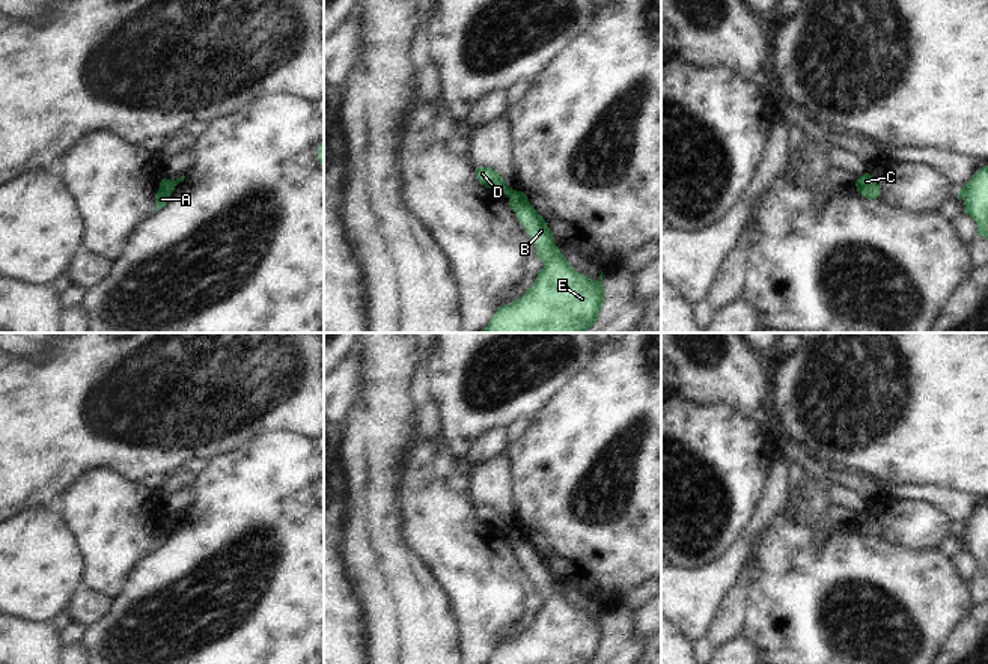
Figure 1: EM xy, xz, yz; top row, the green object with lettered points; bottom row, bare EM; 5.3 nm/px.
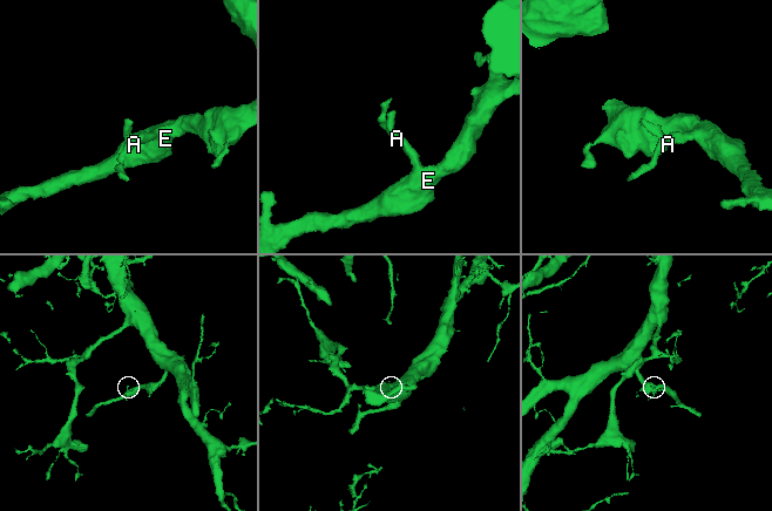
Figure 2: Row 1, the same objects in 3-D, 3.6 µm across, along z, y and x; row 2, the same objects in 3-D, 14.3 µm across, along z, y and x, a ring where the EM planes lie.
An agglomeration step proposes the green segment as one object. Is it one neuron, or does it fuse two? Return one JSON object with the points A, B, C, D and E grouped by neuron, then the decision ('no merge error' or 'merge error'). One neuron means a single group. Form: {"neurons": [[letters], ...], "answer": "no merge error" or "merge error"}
{"neurons": [["A", "B", "C", "D", "E"]], "answer": "no merge error"}

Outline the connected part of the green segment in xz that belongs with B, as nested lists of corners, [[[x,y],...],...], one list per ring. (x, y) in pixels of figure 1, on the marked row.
[[[476,167],[476,178],[486,188],[496,188],[509,197],[509,208],[544,262],[535,285],[517,301],[497,307],[480,333],[586,333],[604,304],[602,271],[599,280],[593,282],[574,270],[527,196],[509,188],[500,173],[489,167]]]

